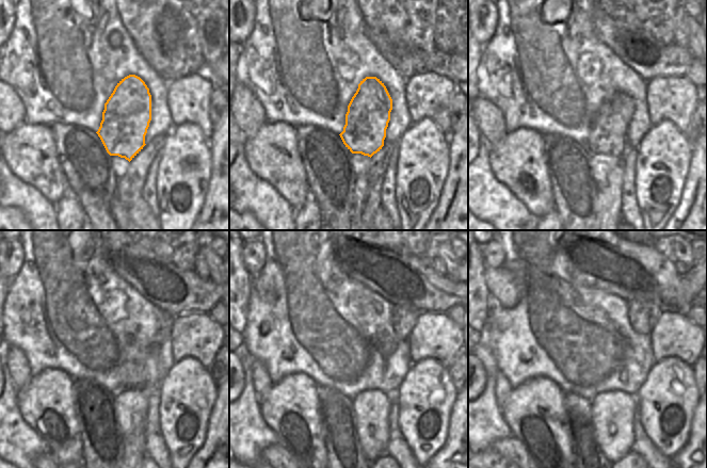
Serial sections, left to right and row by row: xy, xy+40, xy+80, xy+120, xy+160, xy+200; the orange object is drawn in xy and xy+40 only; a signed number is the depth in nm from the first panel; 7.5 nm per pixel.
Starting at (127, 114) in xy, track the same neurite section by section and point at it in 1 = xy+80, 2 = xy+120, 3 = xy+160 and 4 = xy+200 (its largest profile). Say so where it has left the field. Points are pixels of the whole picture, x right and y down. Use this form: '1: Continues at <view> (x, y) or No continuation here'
1: Continues at xy+80 (607, 136)
2: Continues at xy+120 (164, 333)
3: Continues at xy+160 (403, 318)
4: Continues at xy+200 (643, 315).

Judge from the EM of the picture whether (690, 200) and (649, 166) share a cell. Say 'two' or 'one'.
two

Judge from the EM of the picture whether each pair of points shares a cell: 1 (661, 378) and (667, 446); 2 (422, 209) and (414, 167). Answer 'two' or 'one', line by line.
1: one
2: one

